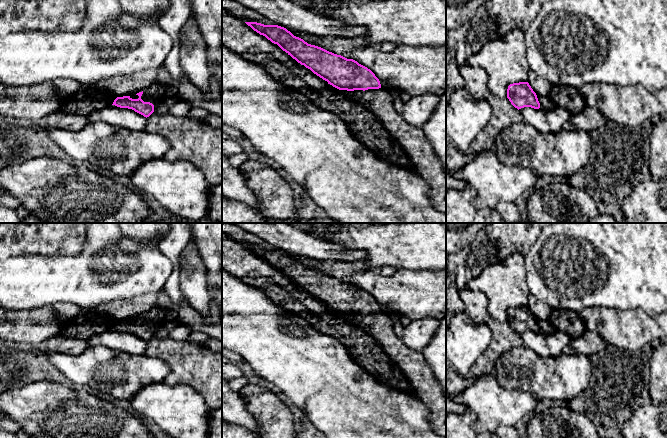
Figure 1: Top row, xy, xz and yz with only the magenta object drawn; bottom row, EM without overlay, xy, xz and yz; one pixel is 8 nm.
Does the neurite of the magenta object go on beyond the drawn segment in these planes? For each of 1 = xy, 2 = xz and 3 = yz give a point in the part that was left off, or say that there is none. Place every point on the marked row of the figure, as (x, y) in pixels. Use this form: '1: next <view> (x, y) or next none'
1: next xy (156, 93)
2: next xz (425, 163)
3: next yz (545, 103)

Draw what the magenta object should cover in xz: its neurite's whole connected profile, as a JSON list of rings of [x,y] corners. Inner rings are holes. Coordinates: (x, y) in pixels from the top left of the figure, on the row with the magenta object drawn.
[[[257,22],[245,23],[272,43],[277,44],[298,63],[310,69],[314,74],[327,81],[328,84],[339,90],[347,90],[349,92],[346,95],[348,98],[361,103],[363,107],[370,111],[402,147],[411,163],[413,172],[427,182],[429,186],[428,195],[432,204],[436,209],[446,213],[446,173],[439,157],[435,154],[422,128],[407,123],[401,114],[396,111],[391,91],[381,87],[379,79],[370,69],[353,59],[347,59],[321,47],[308,44],[303,39],[294,36],[284,27],[264,25]]]

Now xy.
[[[155,82],[137,94],[117,97],[112,105],[132,109],[147,118],[154,112],[154,106],[164,100],[166,91],[167,87],[164,84]]]

